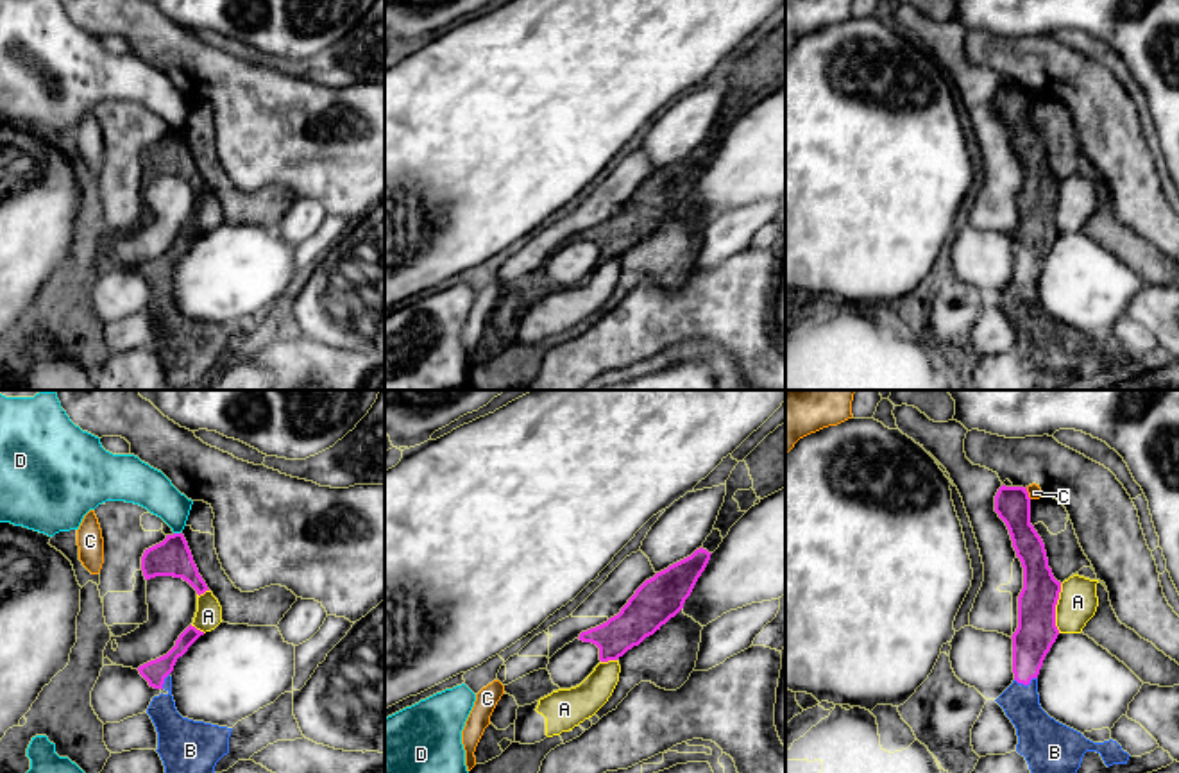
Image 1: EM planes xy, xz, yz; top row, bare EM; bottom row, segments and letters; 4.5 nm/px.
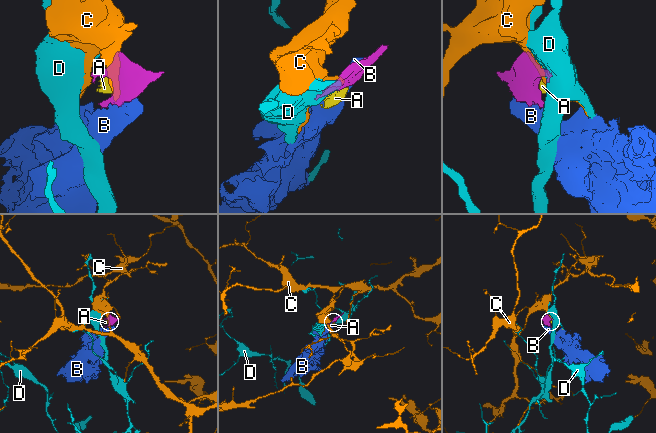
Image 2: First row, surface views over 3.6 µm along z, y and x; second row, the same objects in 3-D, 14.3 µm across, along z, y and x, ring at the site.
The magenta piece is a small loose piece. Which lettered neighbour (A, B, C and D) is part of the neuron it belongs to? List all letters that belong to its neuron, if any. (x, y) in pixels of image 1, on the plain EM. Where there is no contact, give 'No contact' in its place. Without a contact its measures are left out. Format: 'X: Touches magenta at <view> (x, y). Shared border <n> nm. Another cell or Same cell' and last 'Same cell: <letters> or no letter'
A: Touches magenta at yz (1054, 208). Shared border 220 nm. Another cell
B: Touches magenta at yz (1026, 283). Shared border 110 nm. Same cell
C: Touches magenta at yz (1027, 92). Shared border 60 nm. Another cell
D: Touches magenta at xy (178, 133). Shared border 30 nm. Another cell
Same cell: B

